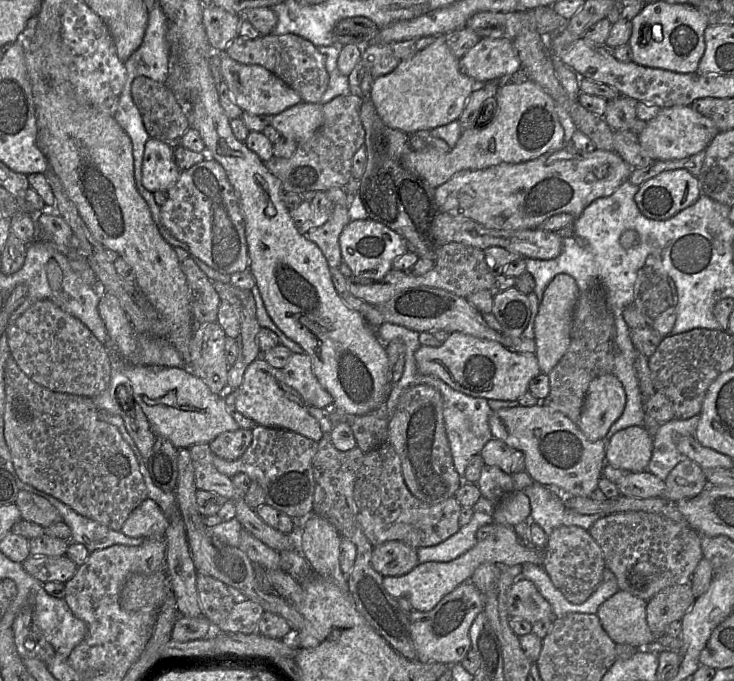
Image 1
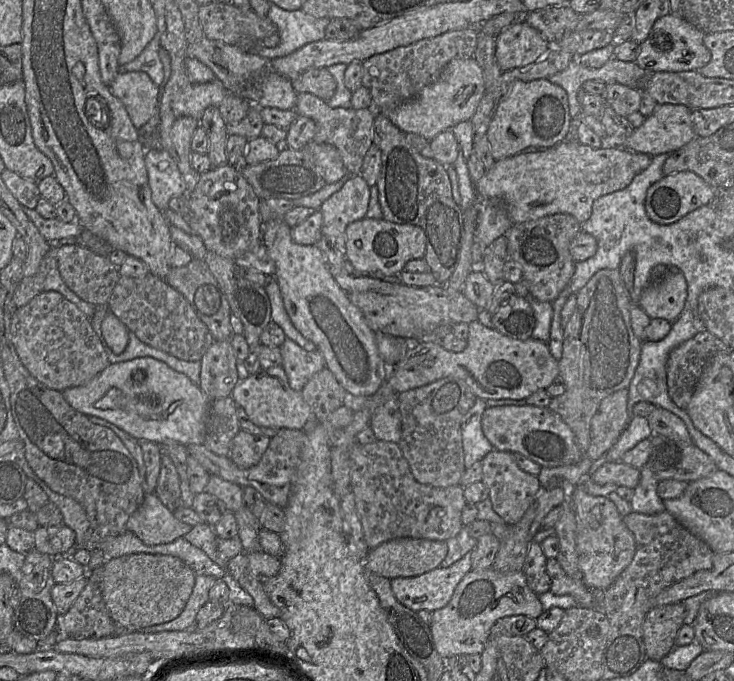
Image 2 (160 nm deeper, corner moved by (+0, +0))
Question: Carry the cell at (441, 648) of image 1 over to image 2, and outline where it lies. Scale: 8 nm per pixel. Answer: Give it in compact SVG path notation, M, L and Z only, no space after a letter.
M492 567L470 570L457 585L446 606L431 612L430 630L433 643L443 659L481 654L489 641L492 626L501 618L524 615L536 619L544 609L528 586L522 571L500 573Z

